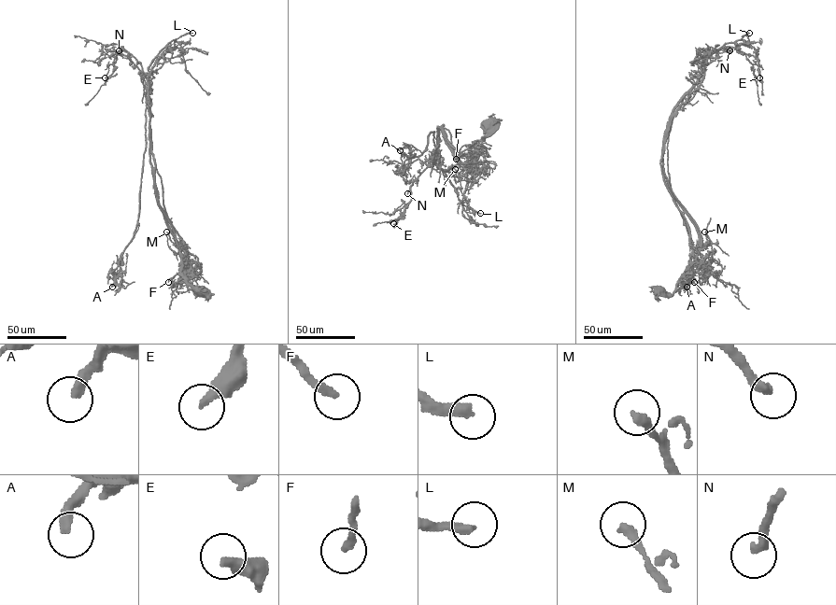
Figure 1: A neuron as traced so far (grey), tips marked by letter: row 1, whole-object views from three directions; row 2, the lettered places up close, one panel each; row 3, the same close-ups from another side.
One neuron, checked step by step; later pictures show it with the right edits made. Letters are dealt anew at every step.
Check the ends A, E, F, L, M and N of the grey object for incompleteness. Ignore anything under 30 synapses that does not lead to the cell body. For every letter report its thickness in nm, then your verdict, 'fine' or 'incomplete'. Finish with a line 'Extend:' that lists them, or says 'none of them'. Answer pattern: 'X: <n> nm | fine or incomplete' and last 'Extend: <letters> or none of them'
A: 320 nm | fine
E: 360 nm | fine
F: 220 nm | fine
L: 320 nm | incomplete
M: 280 nm | fine
N: 280 nm | incomplete
Extend: L, N

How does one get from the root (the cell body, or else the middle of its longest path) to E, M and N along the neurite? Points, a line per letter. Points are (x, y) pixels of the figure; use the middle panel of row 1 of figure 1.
E: (492, 122), (488, 134), (469, 147), (468, 156), (437, 127), (436, 160), (413, 182), (410, 202), (393, 223)
M: (492, 122), (488, 134), (469, 147), (465, 172), (459, 175), (455, 169)
N: (492, 122), (488, 134), (469, 147), (468, 156), (459, 151), (437, 127), (436, 160), (413, 182), (407, 193)

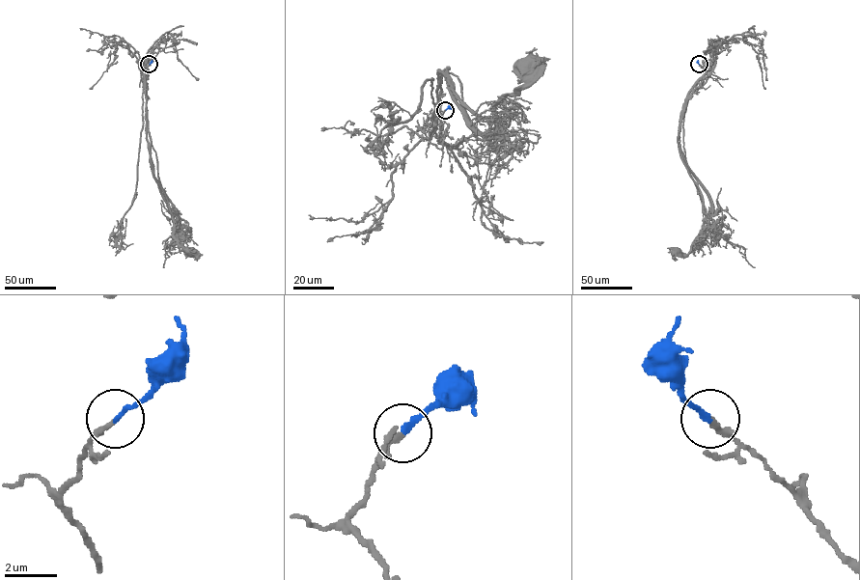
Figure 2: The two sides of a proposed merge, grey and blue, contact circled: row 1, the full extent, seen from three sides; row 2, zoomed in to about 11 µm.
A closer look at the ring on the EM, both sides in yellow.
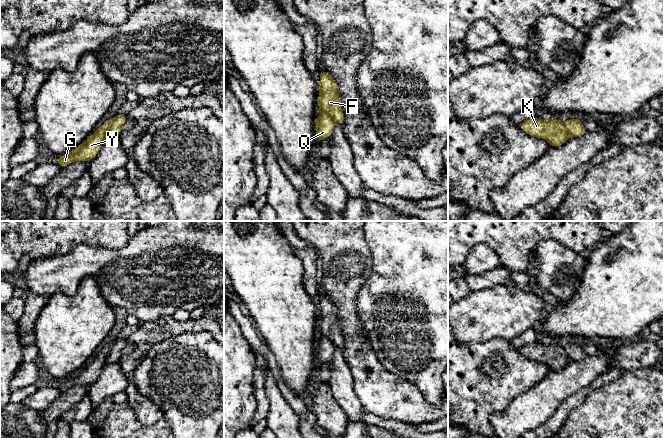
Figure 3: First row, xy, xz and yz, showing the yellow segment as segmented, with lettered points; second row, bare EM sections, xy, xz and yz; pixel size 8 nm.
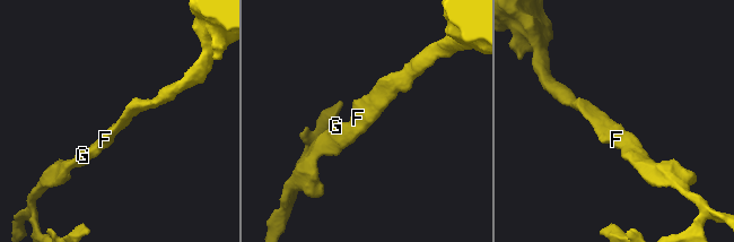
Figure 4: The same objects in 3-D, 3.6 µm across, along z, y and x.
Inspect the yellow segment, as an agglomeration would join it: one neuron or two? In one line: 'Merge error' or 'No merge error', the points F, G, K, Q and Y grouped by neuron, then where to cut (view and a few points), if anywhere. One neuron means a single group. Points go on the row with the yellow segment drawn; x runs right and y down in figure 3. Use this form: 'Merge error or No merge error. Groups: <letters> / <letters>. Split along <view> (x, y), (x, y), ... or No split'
Merge error. Groups: F K / G Q Y. Split along xy (113, 118), (104, 139)

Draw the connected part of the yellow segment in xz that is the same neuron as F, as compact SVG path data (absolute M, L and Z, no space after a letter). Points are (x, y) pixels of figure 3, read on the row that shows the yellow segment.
M320 71L318 87L318 108L322 112L327 113L336 123L343 124L345 116L338 94L338 83L336 79L328 72Z

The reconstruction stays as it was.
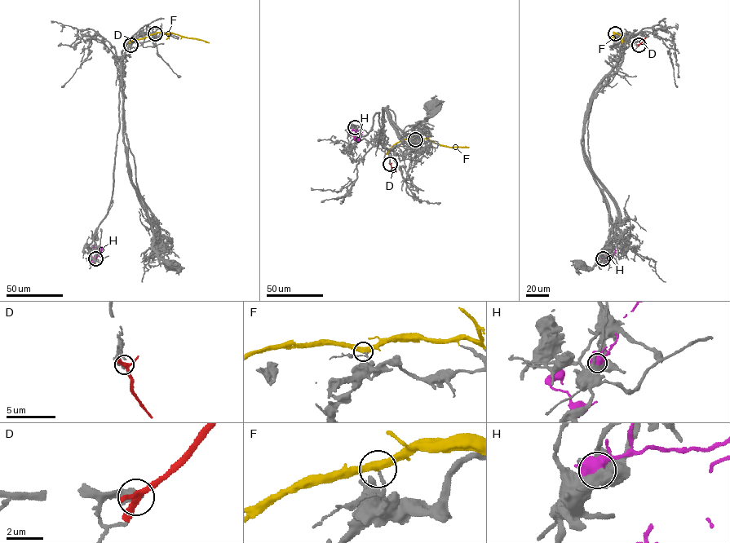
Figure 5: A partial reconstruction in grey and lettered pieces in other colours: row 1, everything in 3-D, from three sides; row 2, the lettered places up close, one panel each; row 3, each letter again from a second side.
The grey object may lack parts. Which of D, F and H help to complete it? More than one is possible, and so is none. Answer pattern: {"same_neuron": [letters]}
{"same_neuron": []}

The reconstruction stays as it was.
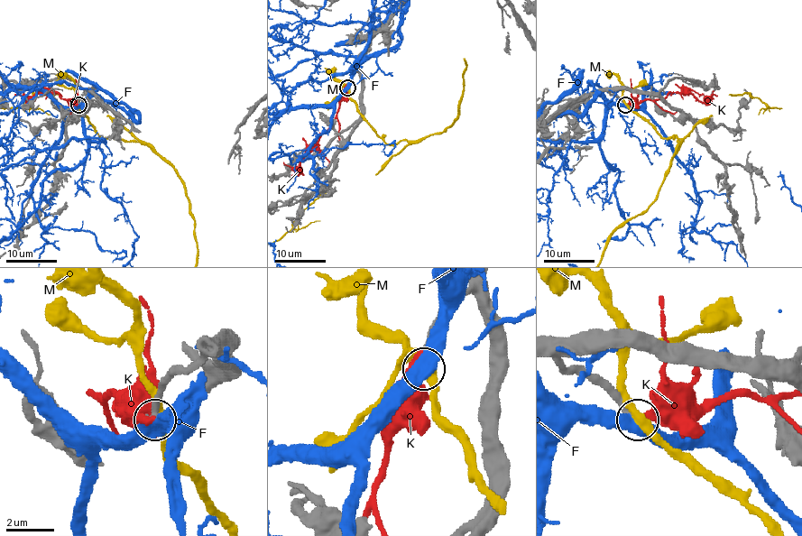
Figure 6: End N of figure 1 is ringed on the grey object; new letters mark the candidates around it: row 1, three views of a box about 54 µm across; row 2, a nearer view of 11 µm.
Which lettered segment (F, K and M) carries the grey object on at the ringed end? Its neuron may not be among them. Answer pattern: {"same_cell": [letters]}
{"same_cell": []}

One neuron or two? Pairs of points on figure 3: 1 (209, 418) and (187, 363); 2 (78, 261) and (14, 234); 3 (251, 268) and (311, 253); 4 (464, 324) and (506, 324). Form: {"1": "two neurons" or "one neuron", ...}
{"1": "one neuron", "2": "two neurons", "3": "two neurons", "4": "one neuron"}

